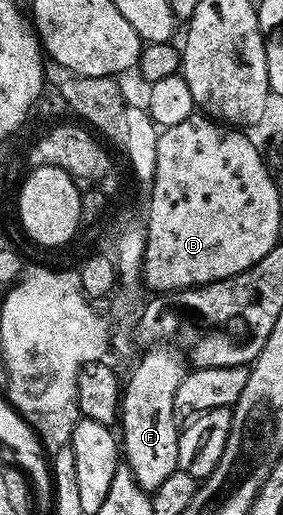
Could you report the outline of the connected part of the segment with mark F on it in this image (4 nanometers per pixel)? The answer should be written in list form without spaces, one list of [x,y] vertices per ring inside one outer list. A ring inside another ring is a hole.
[[[152,347],[148,353],[132,369],[132,374],[126,377],[126,384],[122,389],[122,400],[120,403],[120,416],[118,418],[119,428],[124,428],[122,433],[122,457],[132,468],[134,479],[145,491],[155,491],[162,487],[165,479],[170,479],[170,475],[178,468],[178,418],[172,400],[174,391],[178,391],[178,383],[182,383],[186,372],[186,357],[183,352],[172,347]]]

